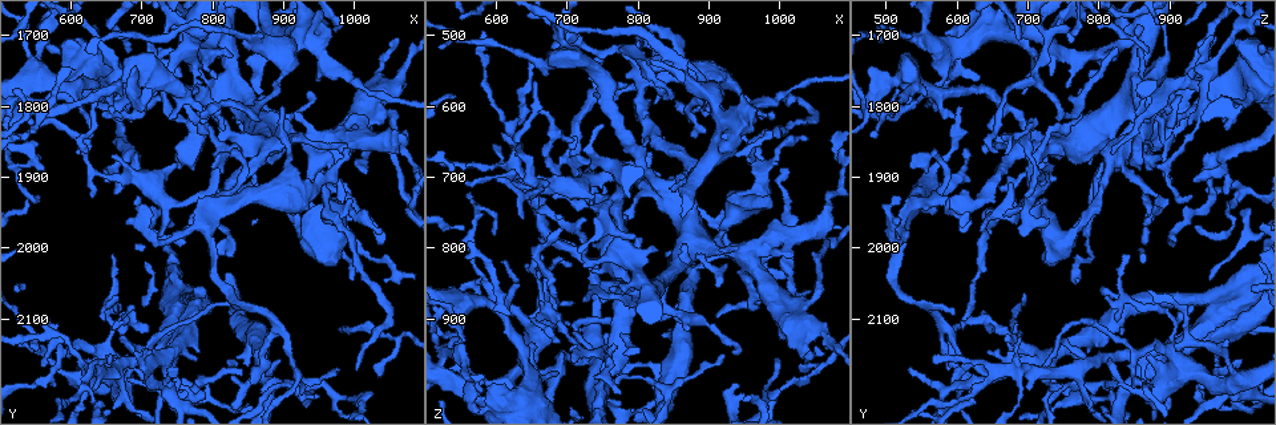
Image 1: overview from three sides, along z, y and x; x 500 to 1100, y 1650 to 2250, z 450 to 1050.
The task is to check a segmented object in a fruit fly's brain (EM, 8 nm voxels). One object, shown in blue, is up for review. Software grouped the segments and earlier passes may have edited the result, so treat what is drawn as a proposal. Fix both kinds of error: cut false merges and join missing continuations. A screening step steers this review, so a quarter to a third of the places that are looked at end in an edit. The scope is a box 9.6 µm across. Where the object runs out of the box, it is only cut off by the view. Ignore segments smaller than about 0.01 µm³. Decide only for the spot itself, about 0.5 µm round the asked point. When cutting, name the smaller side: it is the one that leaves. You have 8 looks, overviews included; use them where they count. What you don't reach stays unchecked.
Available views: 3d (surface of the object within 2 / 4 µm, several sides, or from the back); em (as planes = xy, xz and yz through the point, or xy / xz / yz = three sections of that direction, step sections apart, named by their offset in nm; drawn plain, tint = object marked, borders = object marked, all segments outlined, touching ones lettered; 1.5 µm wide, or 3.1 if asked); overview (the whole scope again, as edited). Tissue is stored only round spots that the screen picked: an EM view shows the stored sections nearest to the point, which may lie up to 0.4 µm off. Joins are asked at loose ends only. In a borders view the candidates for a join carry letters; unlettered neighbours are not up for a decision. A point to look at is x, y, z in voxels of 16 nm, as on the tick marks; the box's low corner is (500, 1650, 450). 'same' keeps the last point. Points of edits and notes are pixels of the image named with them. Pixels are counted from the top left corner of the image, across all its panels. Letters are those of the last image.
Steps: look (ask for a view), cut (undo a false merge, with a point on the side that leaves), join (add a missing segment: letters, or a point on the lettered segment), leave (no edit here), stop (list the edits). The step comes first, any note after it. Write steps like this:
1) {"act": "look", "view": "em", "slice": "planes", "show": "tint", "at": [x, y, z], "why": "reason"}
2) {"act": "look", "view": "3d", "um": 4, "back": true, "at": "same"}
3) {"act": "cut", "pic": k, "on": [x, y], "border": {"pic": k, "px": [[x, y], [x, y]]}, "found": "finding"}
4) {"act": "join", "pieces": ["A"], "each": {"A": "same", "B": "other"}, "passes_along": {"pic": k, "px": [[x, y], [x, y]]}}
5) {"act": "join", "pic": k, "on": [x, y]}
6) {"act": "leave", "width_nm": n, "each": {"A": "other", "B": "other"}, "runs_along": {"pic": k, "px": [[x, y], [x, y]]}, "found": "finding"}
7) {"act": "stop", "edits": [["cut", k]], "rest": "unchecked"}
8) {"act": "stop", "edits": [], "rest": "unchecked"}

{"act": "look", "view": "3d", "um": 4, "at": [1040, 1780, 915], "why": "thin arm on a thick one"}

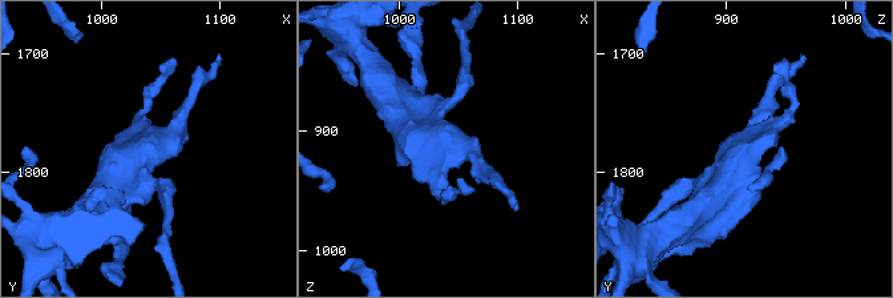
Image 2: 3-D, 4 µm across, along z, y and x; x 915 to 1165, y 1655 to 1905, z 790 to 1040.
{"act": "look", "view": "em", "slice": "planes", "show": "borders", "at": [1042, 1778, 914], "why": "need the tissue"}

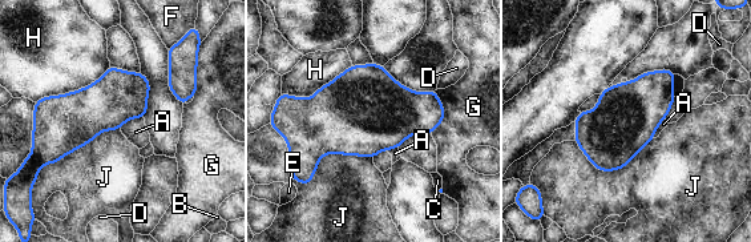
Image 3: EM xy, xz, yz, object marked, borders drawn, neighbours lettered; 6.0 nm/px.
{"act": "leave", "width_nm": 400, "longest_contact_nm": ["H", 500], "each": {"A": "other", "B": "other", "C": "other", "D": "other", "E": "other", "F": "other", "G": "other", "H": "other", "J": "other"}, "found": "all the same neuron"}

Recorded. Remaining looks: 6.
{"act": "look", "view": "3d", "um": 2, "at": [995, 2045, 955]}

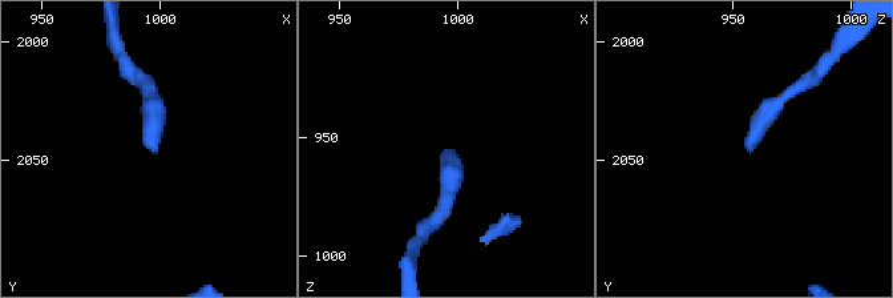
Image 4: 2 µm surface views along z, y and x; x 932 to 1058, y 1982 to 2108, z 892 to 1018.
{"act": "look", "view": "em", "slice": "planes", "show": "borders", "at": [993, 2045, 955]}

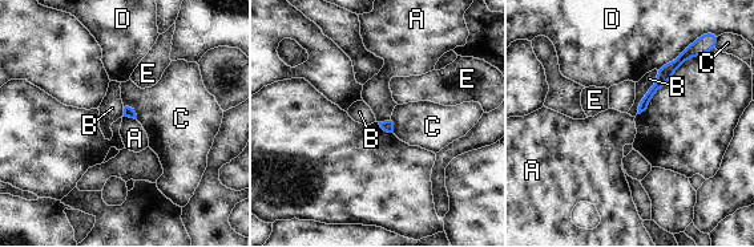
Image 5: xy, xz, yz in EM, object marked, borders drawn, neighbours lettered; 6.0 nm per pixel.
{"act": "leave", "each": {"A": "other", "B": "other", "C": "other", "D": "other", "E": "other"}, "border": {"pic": 5, "px": [[124, 116], [136, 120]]}, "found": "none of them fits"}

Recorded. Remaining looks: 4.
{"act": "look", "view": "3d", "um": 4, "at": [780, 2160, 765]}

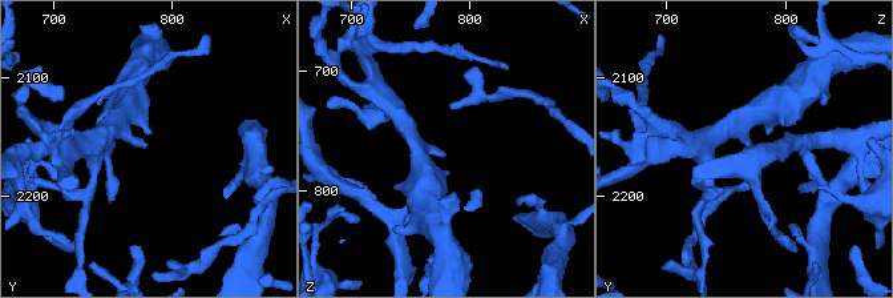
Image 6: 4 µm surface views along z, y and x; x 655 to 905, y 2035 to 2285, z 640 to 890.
{"act": "look", "view": "em", "slice": "planes", "show": "borders", "at": [782, 2156, 768], "why": "now the EM"}

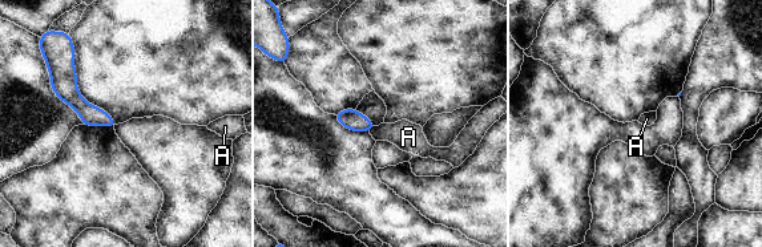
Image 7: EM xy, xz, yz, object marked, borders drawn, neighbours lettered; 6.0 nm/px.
{"act": "leave", "longest_contact_nm": ["A", 50], "each": {"A": "other"}, "runs_along": {"pic": 7, "px": [[71, 64], [69, 93], [112, 124]]}, "found": "no lettered segment goes on from it"}

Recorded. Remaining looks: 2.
{"act": "look", "view": "3d", "um": 4, "at": [875, 2180, 645], "why": "an open end"}

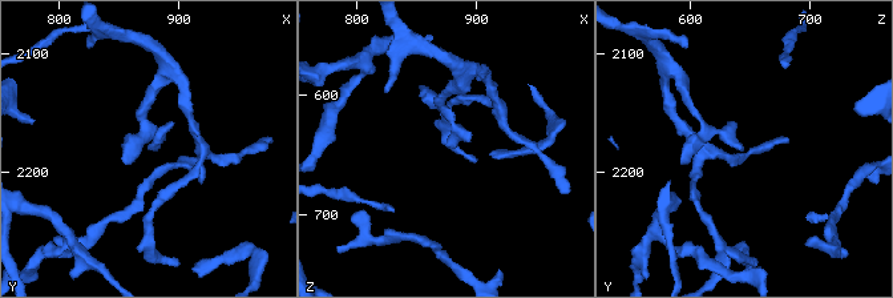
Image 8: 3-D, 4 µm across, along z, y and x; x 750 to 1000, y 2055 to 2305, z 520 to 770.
{"act": "look", "view": "em", "slice": "planes", "show": "borders", "at": [878, 2180, 644], "why": "need the tissue"}

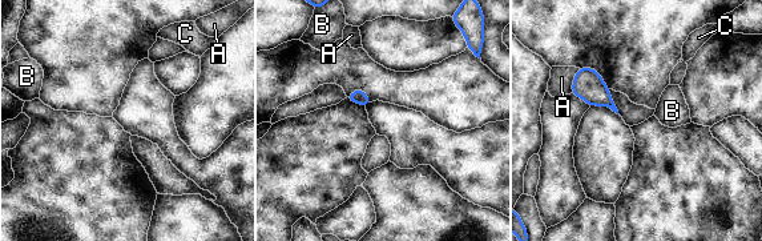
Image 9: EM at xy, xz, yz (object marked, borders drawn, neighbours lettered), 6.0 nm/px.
{"act": "leave", "each": {"A": "other", "B": "other", "C": "other"}, "found": "none of them fits"}

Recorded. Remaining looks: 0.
{"act": "stop", "edits": [], "rest": "unchecked"}

